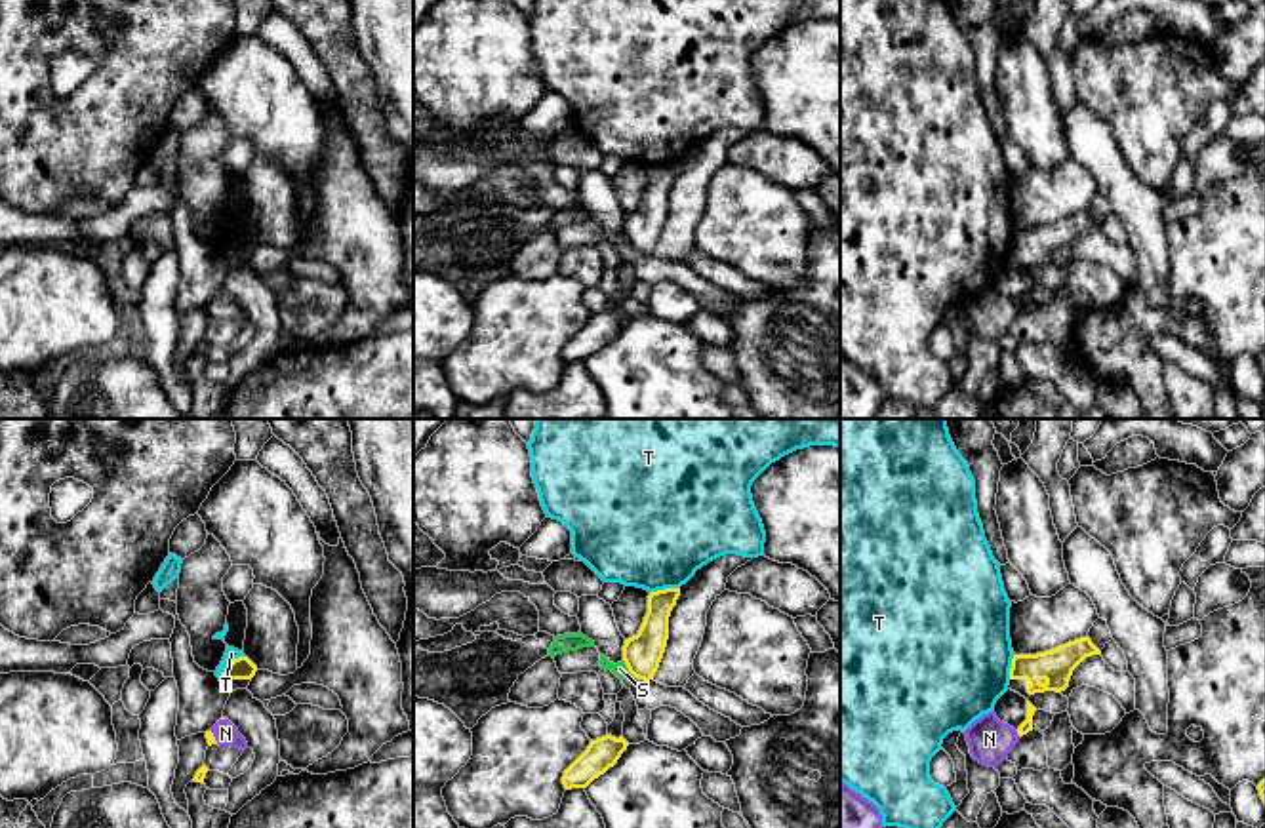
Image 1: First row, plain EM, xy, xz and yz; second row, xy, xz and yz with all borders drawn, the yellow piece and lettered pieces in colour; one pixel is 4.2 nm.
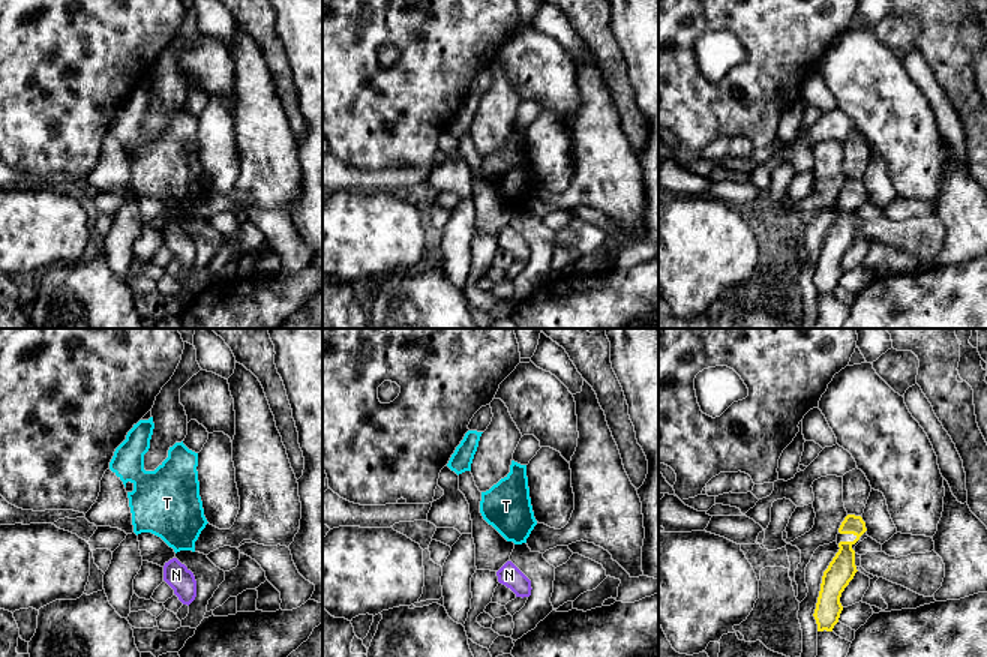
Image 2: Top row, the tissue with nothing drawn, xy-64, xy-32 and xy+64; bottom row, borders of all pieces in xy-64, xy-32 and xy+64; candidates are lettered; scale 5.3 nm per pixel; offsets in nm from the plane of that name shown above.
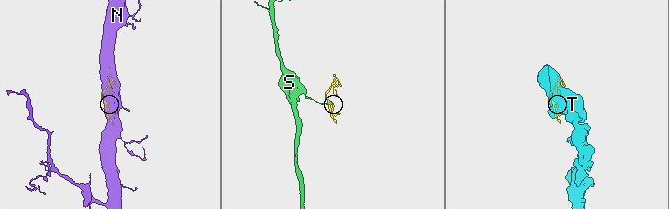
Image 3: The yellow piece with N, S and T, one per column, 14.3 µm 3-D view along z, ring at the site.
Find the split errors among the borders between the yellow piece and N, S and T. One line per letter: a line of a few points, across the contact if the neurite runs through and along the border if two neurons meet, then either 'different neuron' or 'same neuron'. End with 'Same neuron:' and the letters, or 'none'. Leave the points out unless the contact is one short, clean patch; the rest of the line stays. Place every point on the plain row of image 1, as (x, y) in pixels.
N: line yz (1027, 299), (1018, 307), (989, 313); same neuron
S: line xz (623, 236), (631, 246); different neuron
T: line xz (679, 160), (650, 166); different neuron
Same neuron: N

